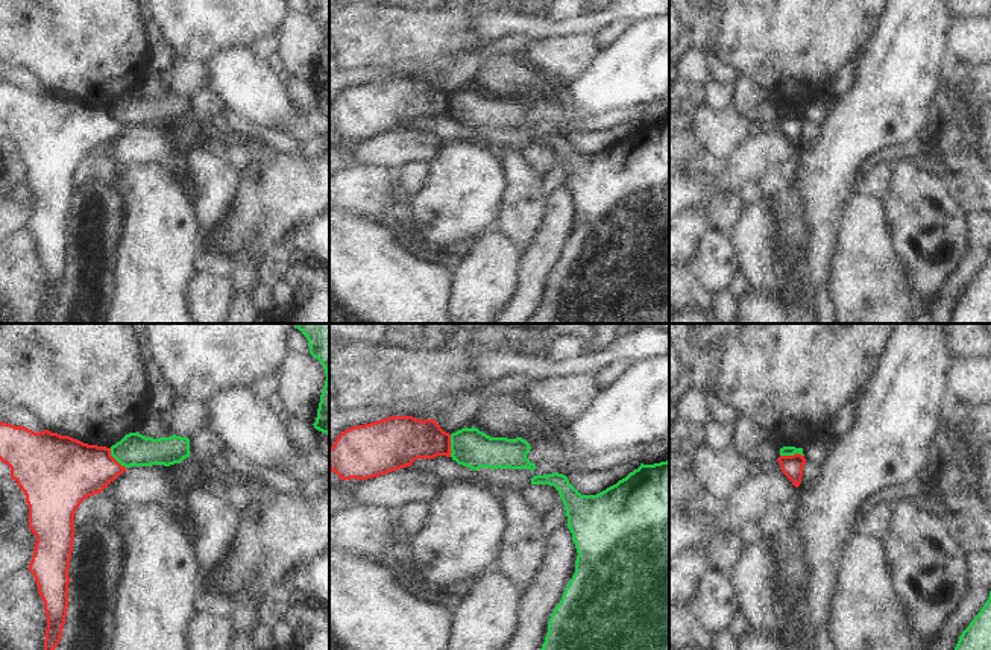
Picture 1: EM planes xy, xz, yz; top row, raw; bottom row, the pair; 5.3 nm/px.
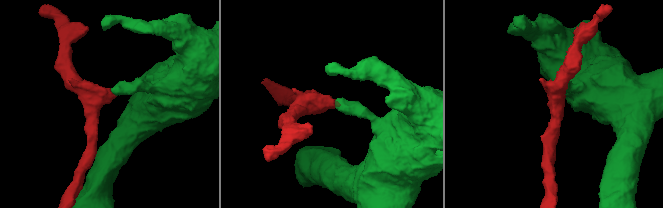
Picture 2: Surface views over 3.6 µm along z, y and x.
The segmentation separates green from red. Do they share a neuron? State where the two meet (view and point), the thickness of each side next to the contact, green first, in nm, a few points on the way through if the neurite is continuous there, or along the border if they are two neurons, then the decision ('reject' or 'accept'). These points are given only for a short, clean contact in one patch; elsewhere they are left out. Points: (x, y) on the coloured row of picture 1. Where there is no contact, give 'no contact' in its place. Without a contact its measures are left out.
yz (791, 454) | 50/110 nm | along yz (803, 454), (780, 456) | reject

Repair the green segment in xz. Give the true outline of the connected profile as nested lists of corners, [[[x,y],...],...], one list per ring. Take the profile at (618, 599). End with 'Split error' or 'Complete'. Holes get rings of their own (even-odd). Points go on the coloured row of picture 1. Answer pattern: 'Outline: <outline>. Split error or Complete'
Outline: [[[669,459],[654,465],[640,463],[625,478],[596,495],[581,495],[568,477],[558,472],[534,475],[531,484],[549,484],[558,491],[568,516],[566,525],[578,553],[575,573],[549,618],[548,633],[540,650],[669,650]]]. Complete.

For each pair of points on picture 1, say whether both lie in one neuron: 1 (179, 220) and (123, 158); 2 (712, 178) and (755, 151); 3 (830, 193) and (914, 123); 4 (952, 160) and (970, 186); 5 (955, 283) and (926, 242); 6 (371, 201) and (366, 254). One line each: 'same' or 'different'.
1: different
2: same
3: same
4: same
5: different
6: different

